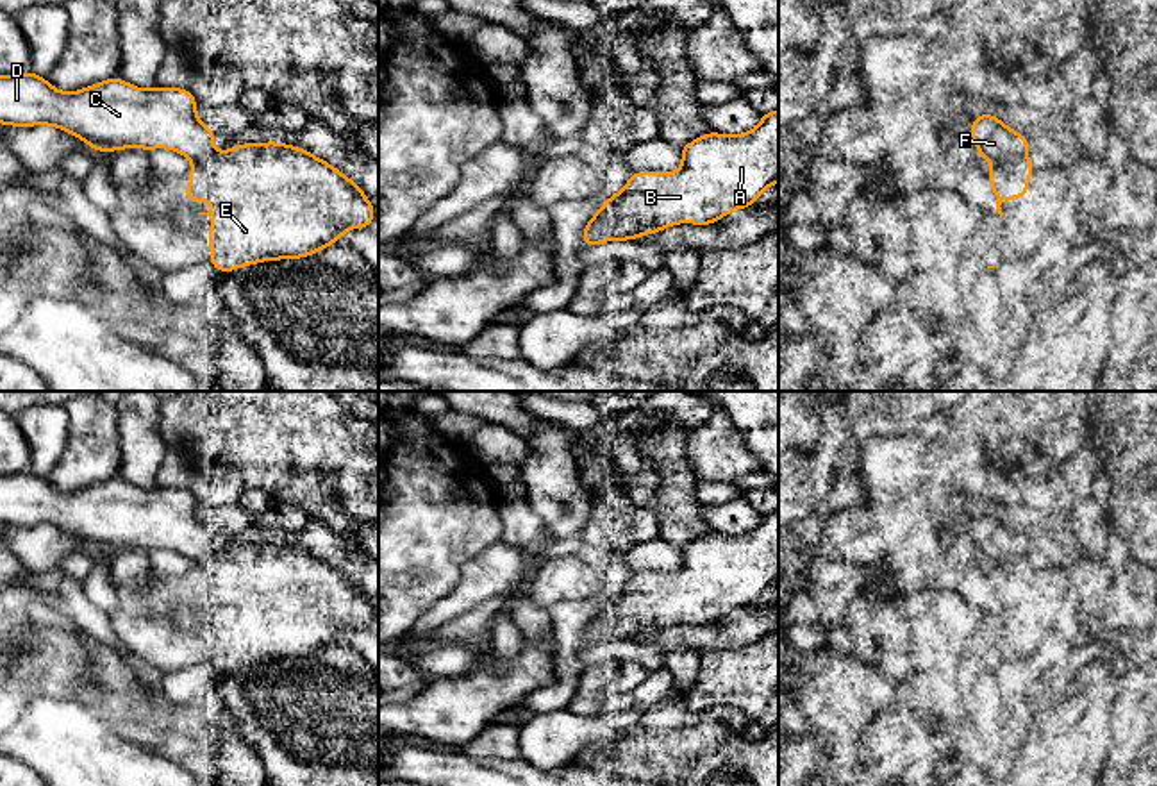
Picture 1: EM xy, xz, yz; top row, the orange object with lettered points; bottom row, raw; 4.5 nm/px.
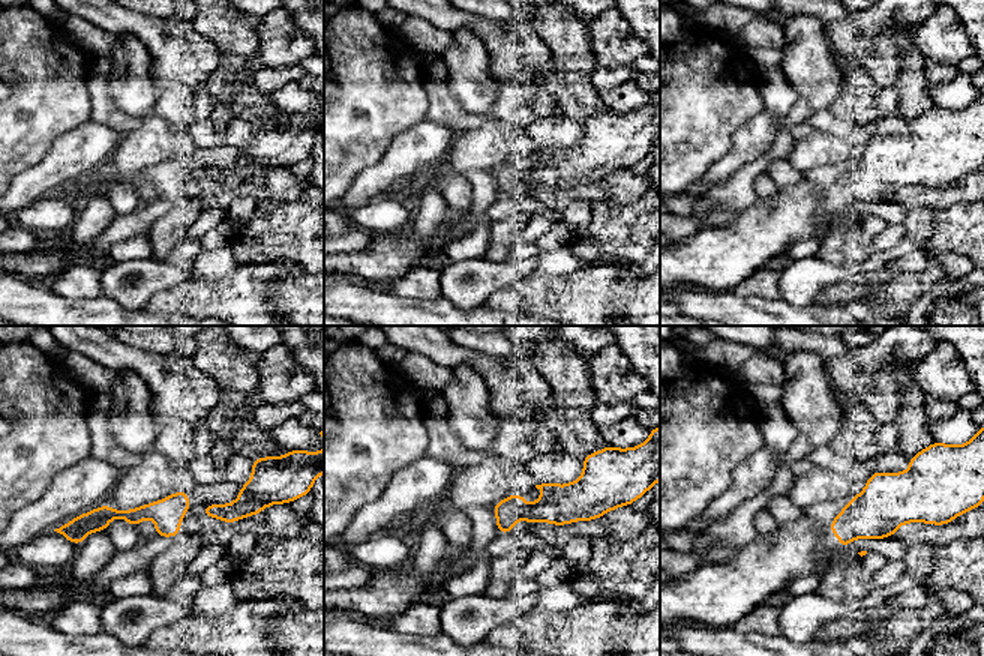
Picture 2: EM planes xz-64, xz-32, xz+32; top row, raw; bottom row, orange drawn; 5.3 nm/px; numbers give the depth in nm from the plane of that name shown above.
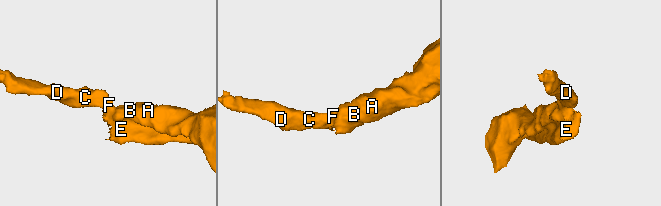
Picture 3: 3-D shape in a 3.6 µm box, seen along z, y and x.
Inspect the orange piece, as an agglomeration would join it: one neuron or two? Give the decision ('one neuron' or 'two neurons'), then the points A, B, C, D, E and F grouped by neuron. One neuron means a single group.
two neurons | A B E / C D F

